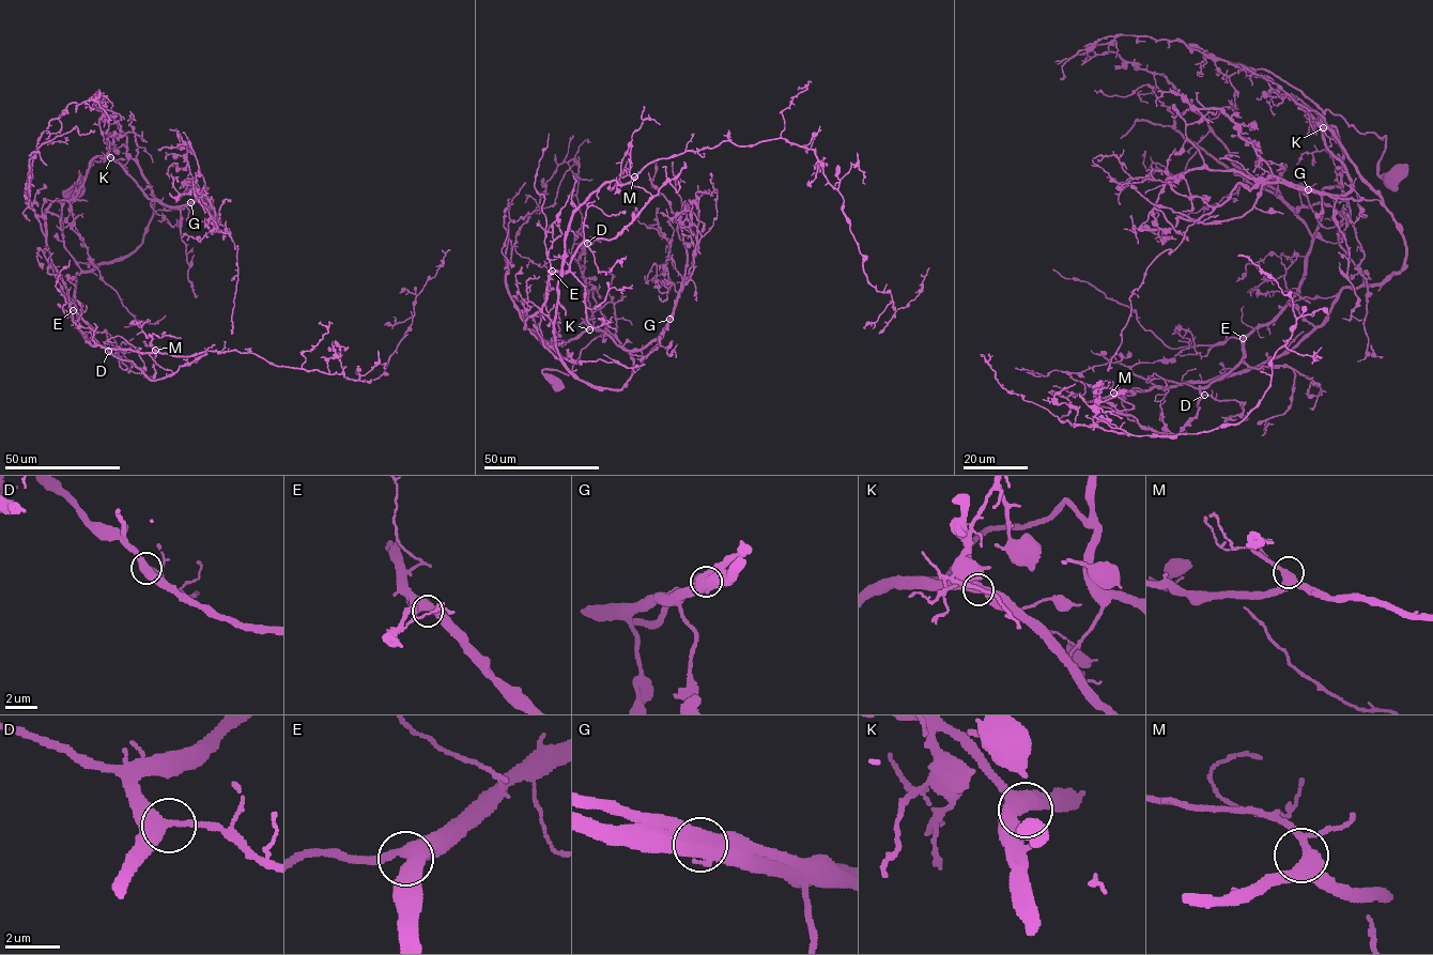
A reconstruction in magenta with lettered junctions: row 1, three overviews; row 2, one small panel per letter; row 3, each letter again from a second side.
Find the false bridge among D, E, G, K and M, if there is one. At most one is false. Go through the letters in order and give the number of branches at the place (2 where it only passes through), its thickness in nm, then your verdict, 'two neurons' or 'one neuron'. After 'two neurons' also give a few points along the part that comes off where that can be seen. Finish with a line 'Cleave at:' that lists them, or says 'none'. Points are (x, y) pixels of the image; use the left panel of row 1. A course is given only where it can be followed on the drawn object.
D: 3 branches meet; 360 nm thick; one neuron
E: 3 branches meet; 440 nm thick; one neuron
G: 2 branches meet; 750 nm thick; two neurons; foreign part runs (190, 202), (151, 200), (95, 157), (77, 194), (46, 210), (46, 242), (91, 334), (150, 380), (204, 348)
K: 3 branches meet; 440 nm thick; one neuron
M: 3 branches meet; 440 nm thick; one neuron
Cleave at: G

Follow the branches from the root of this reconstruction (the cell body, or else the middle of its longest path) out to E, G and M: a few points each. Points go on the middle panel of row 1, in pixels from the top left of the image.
E: (556, 385), (542, 371), (569, 374), (616, 319), (607, 302), (566, 343), (525, 329), (552, 271)
G: (556, 385), (542, 371), (569, 374), (582, 350), (605, 328), (629, 352), (635, 371), (662, 337), (669, 319)
M: (556, 385), (542, 371), (569, 374), (605, 328), (632, 374), (580, 381), (554, 320), (571, 214), (634, 176)

